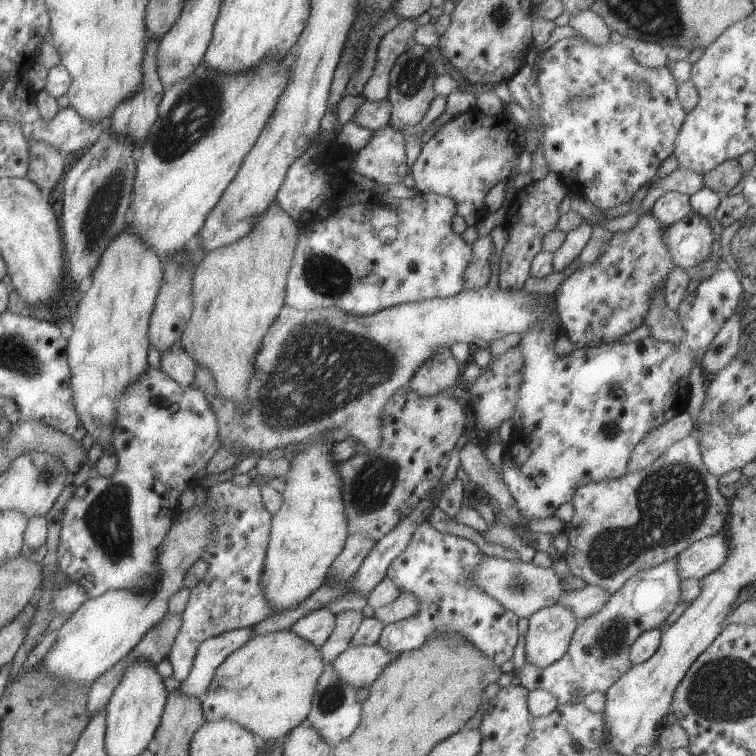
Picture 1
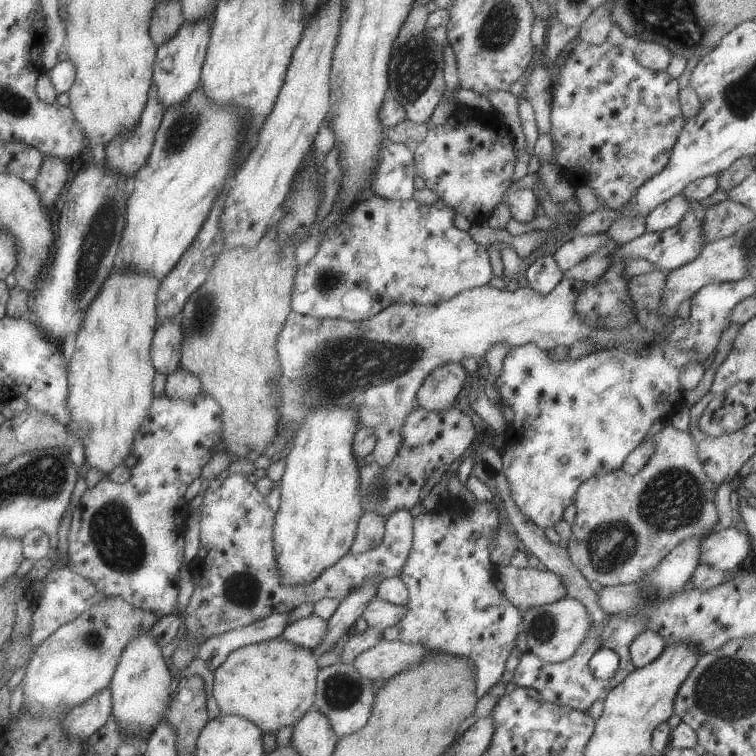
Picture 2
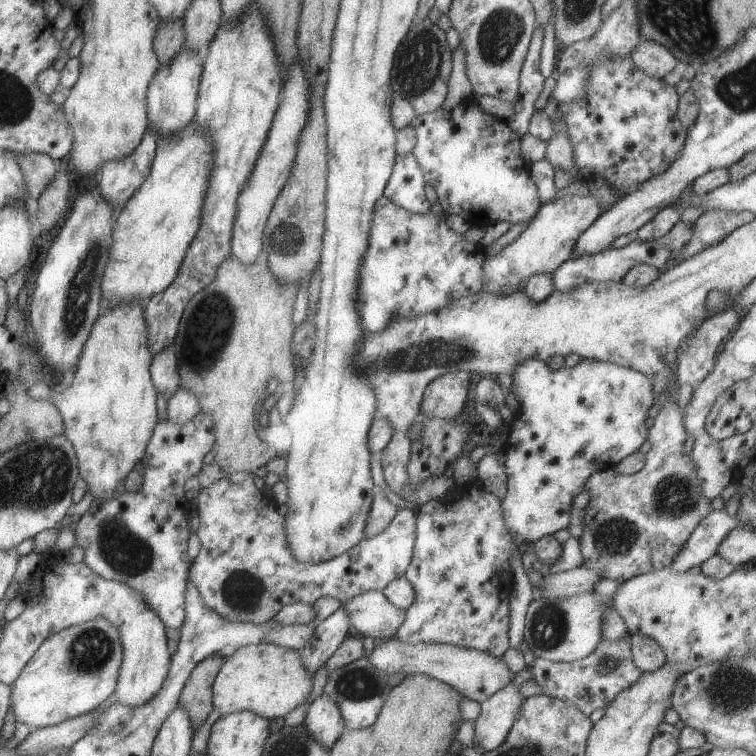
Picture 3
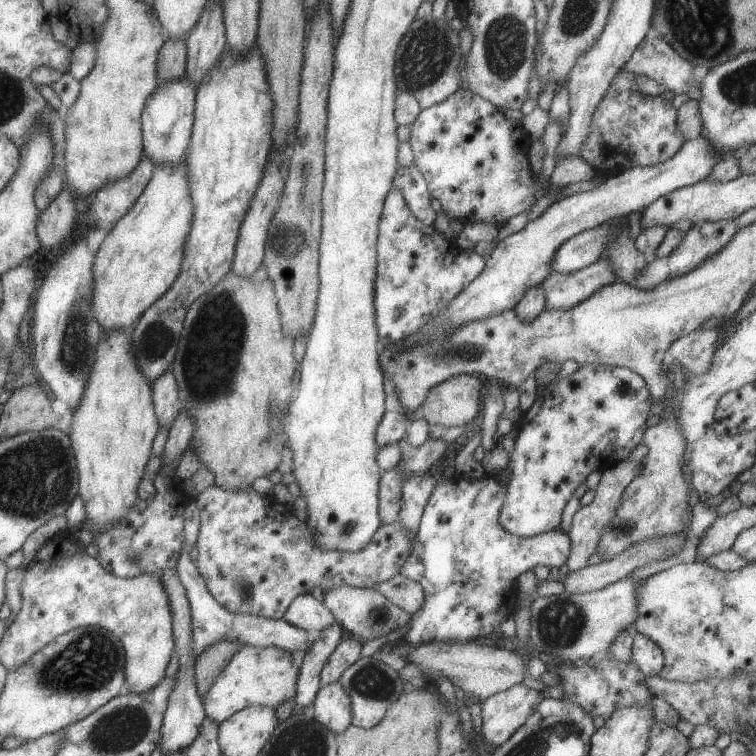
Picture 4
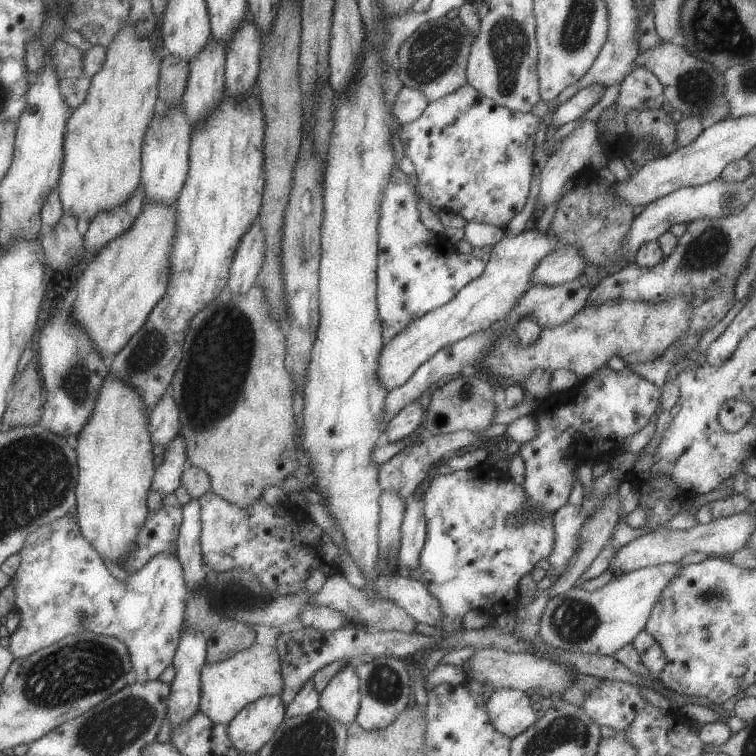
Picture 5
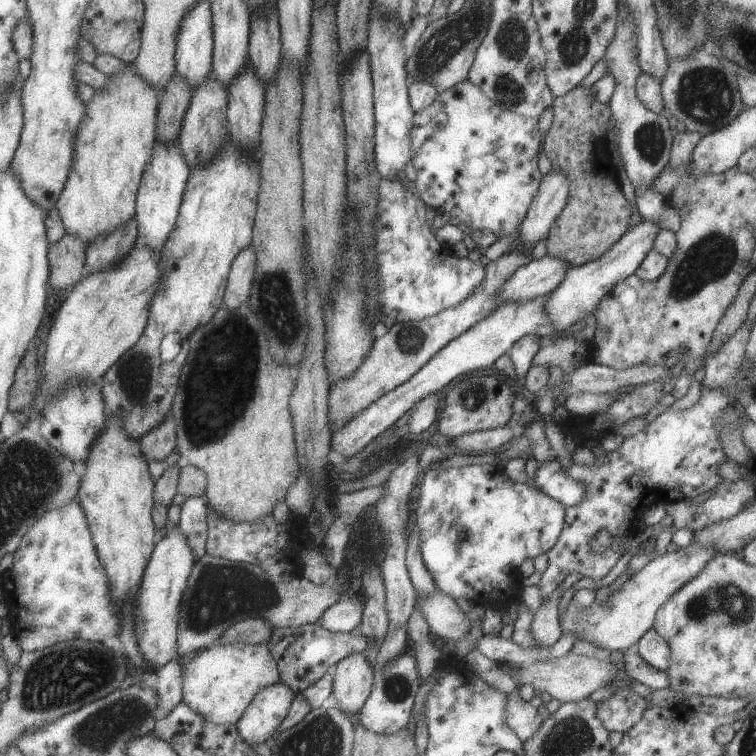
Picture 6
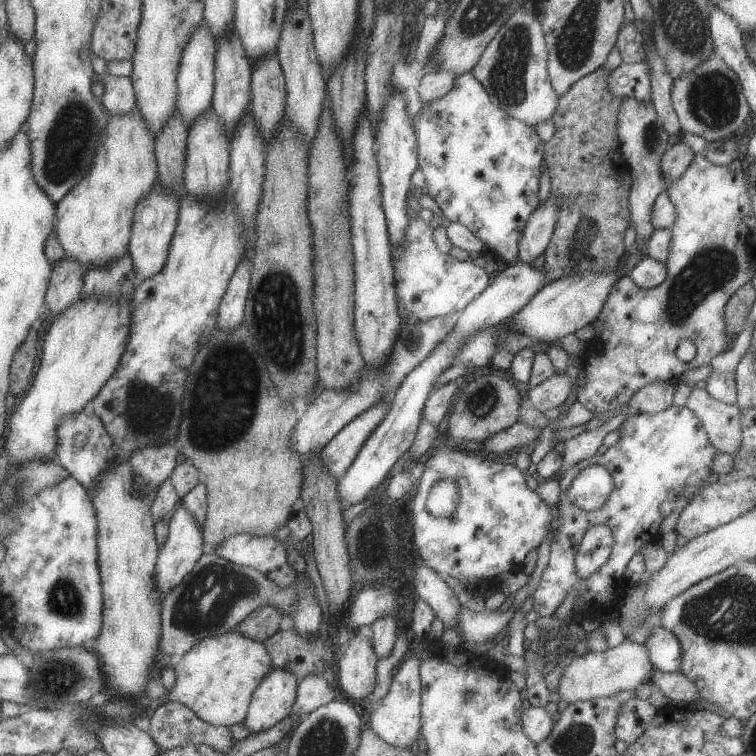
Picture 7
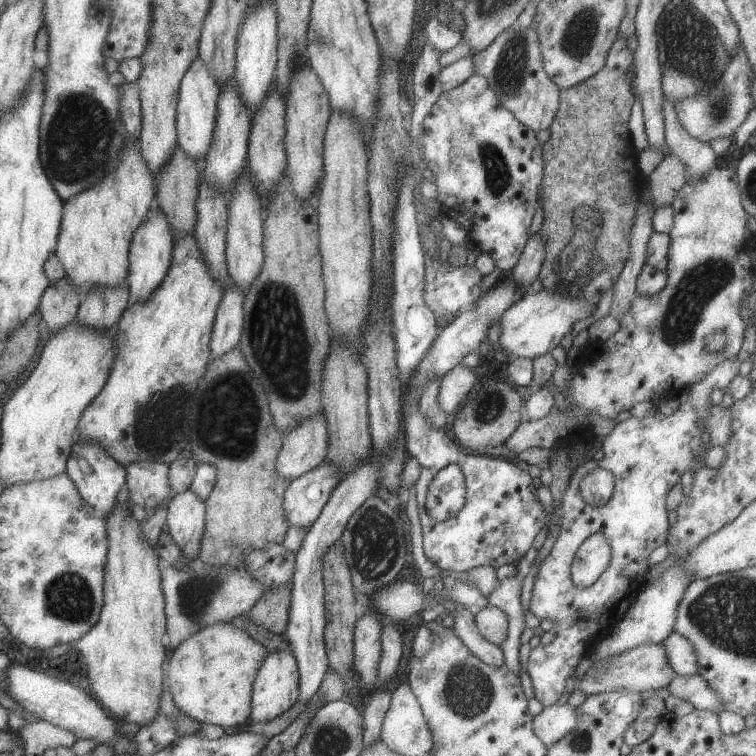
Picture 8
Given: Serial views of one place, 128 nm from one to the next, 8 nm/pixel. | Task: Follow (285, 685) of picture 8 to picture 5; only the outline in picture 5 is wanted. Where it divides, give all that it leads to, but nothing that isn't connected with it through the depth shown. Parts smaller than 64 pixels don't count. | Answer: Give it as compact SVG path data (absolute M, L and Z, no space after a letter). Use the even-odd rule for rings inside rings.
M263 696L246 704L227 724L227 738L241 754L255 754L286 718L280 696Z

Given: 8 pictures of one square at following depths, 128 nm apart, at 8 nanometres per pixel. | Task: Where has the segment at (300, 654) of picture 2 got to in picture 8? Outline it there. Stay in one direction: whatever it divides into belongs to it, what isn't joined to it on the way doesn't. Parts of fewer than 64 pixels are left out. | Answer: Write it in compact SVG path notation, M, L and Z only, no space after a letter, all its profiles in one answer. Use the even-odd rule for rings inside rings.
M233 624L205 626L172 650L167 662L168 691L174 705L192 720L224 729L247 722L253 680L268 650Z

